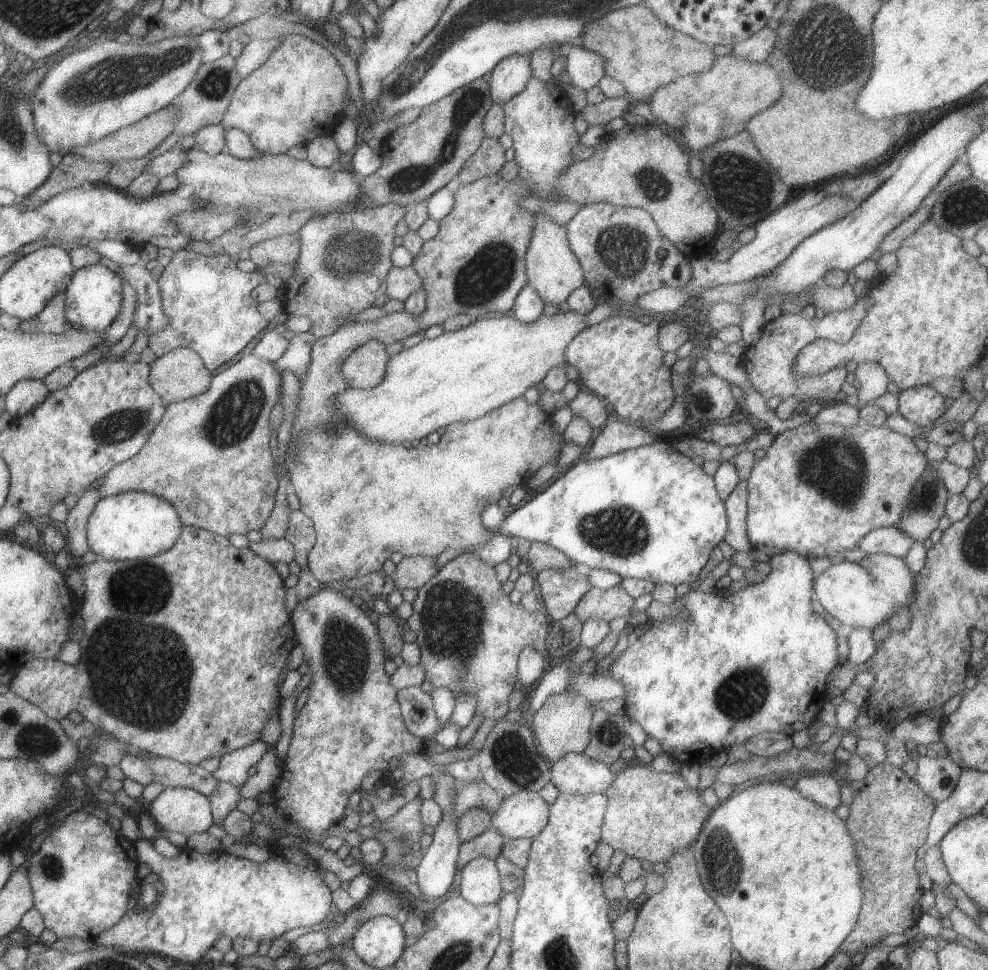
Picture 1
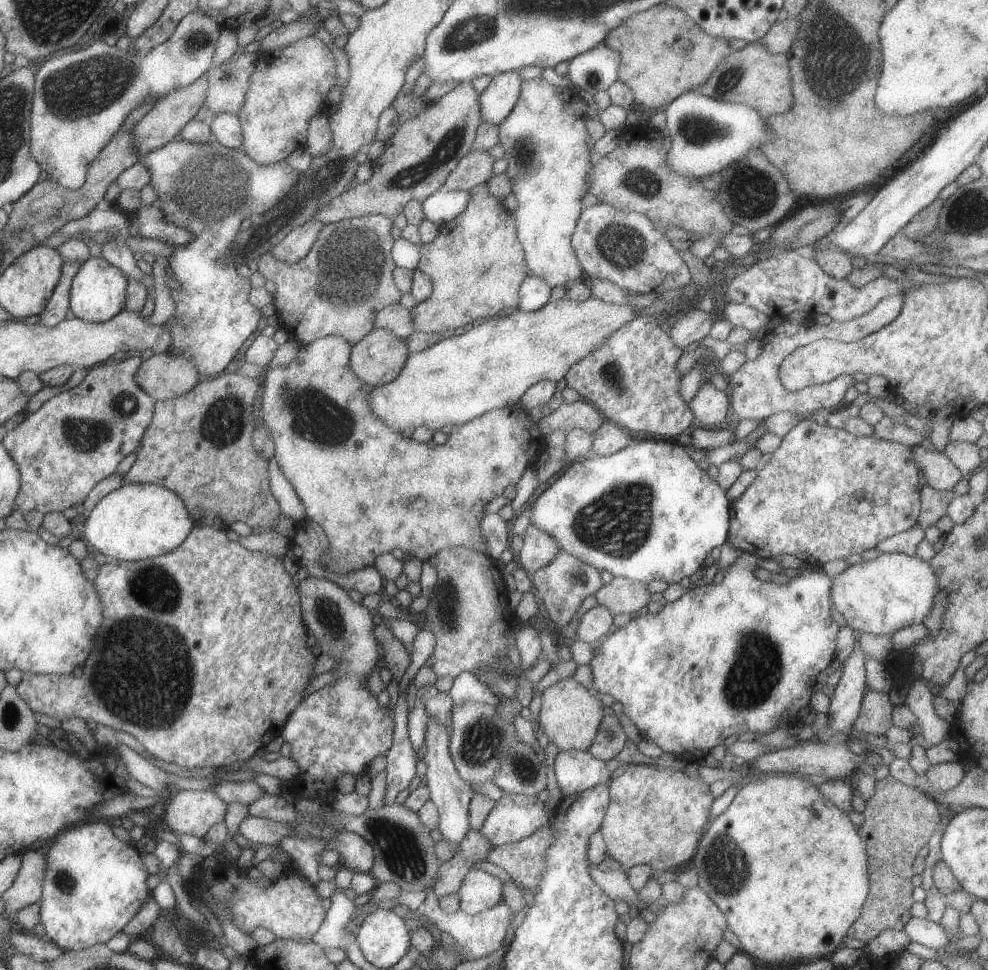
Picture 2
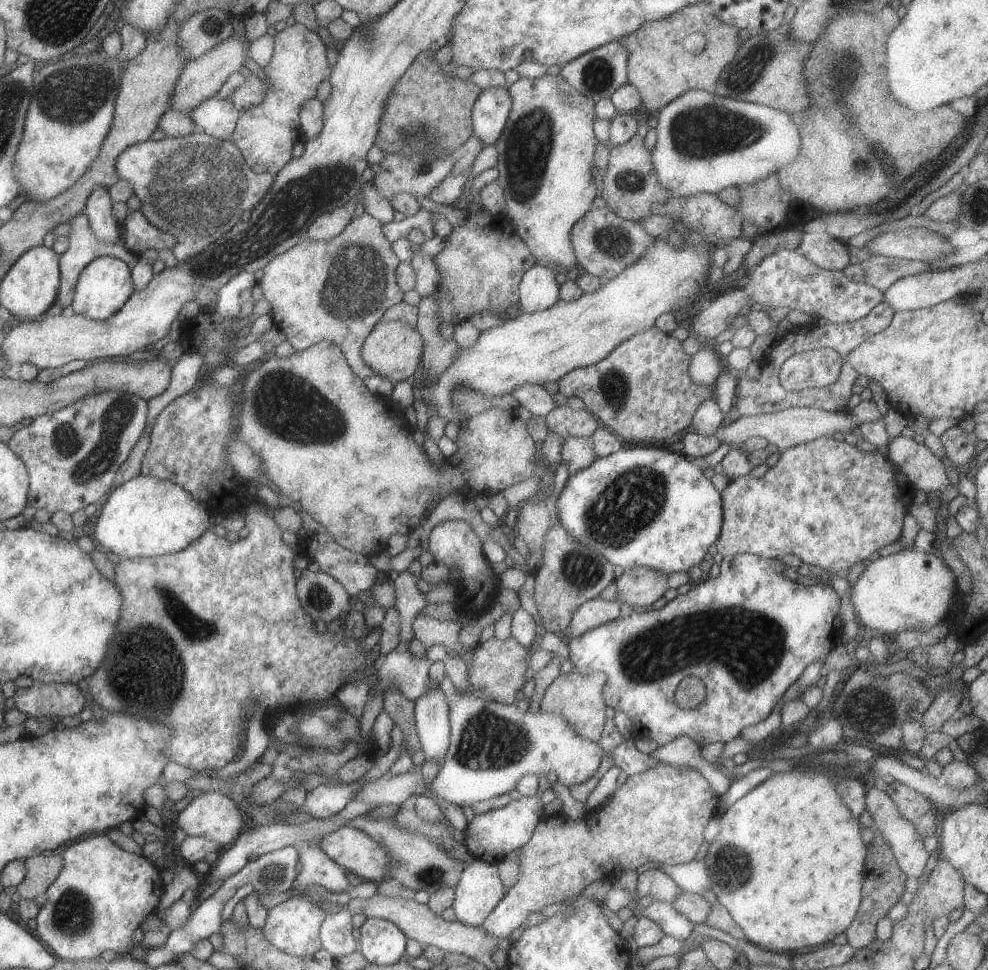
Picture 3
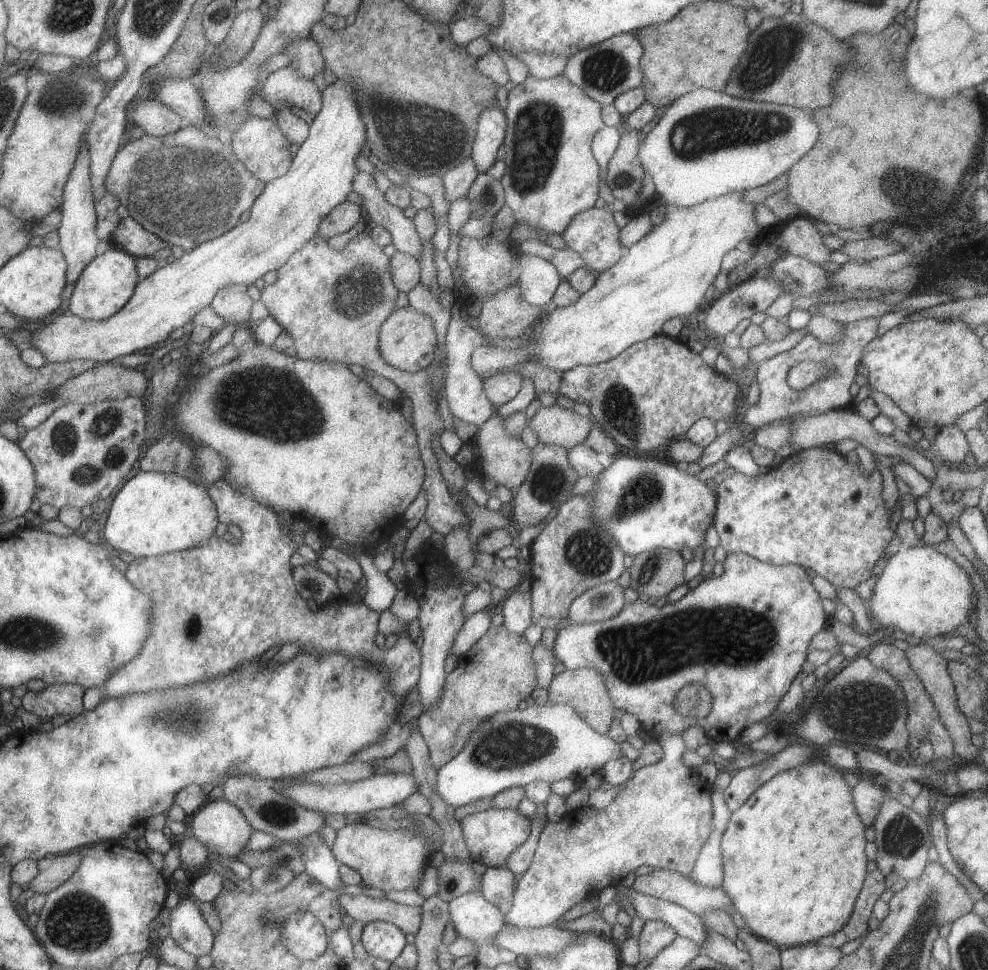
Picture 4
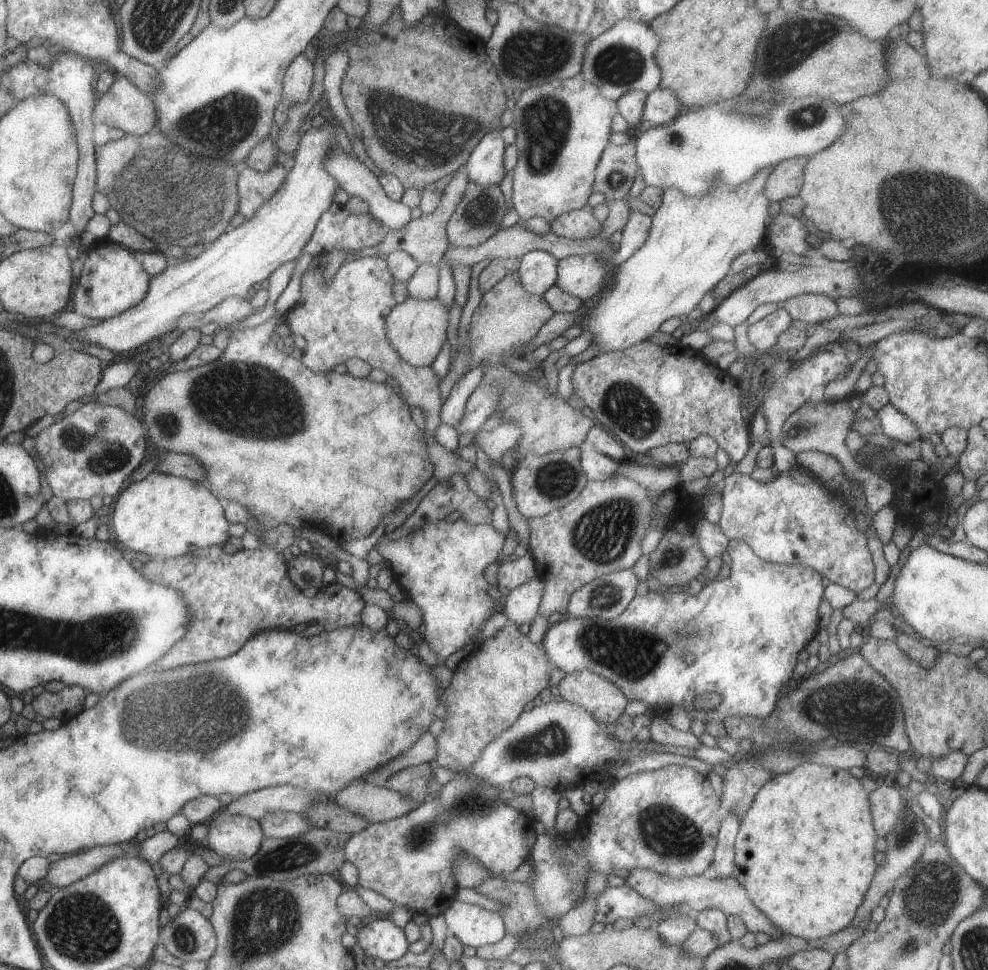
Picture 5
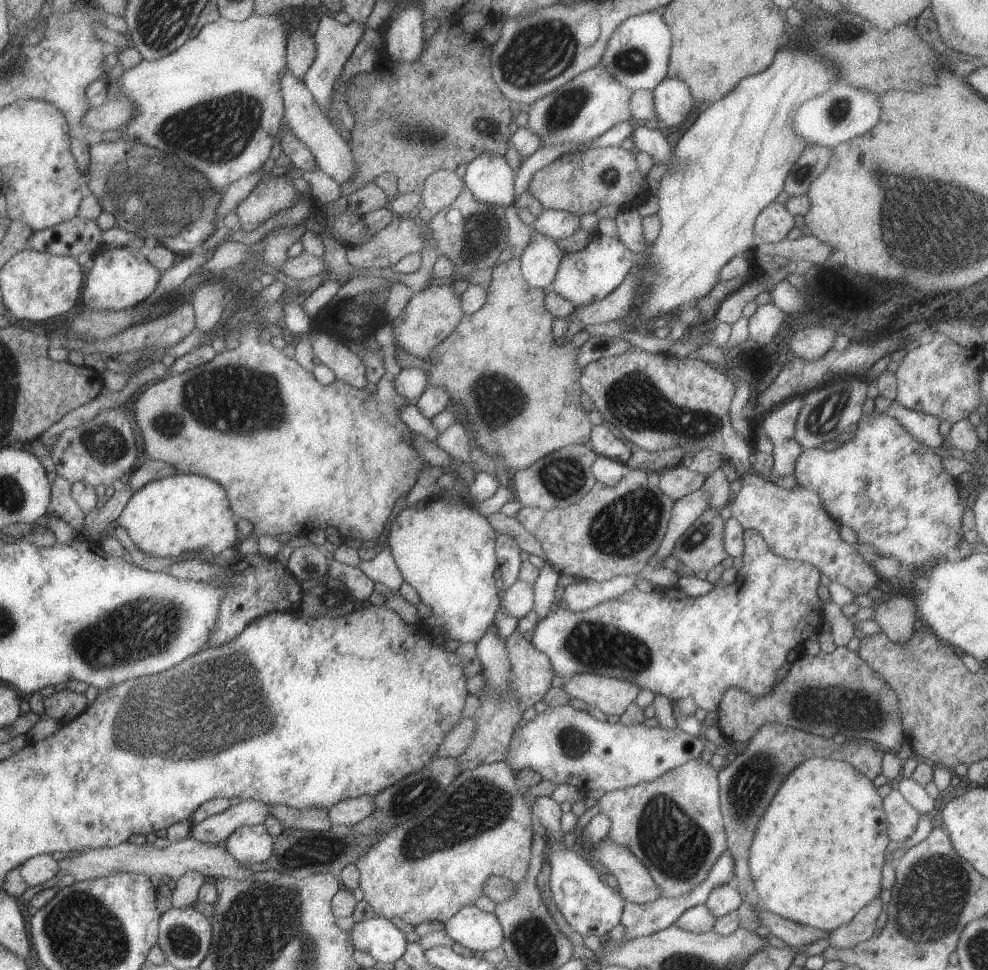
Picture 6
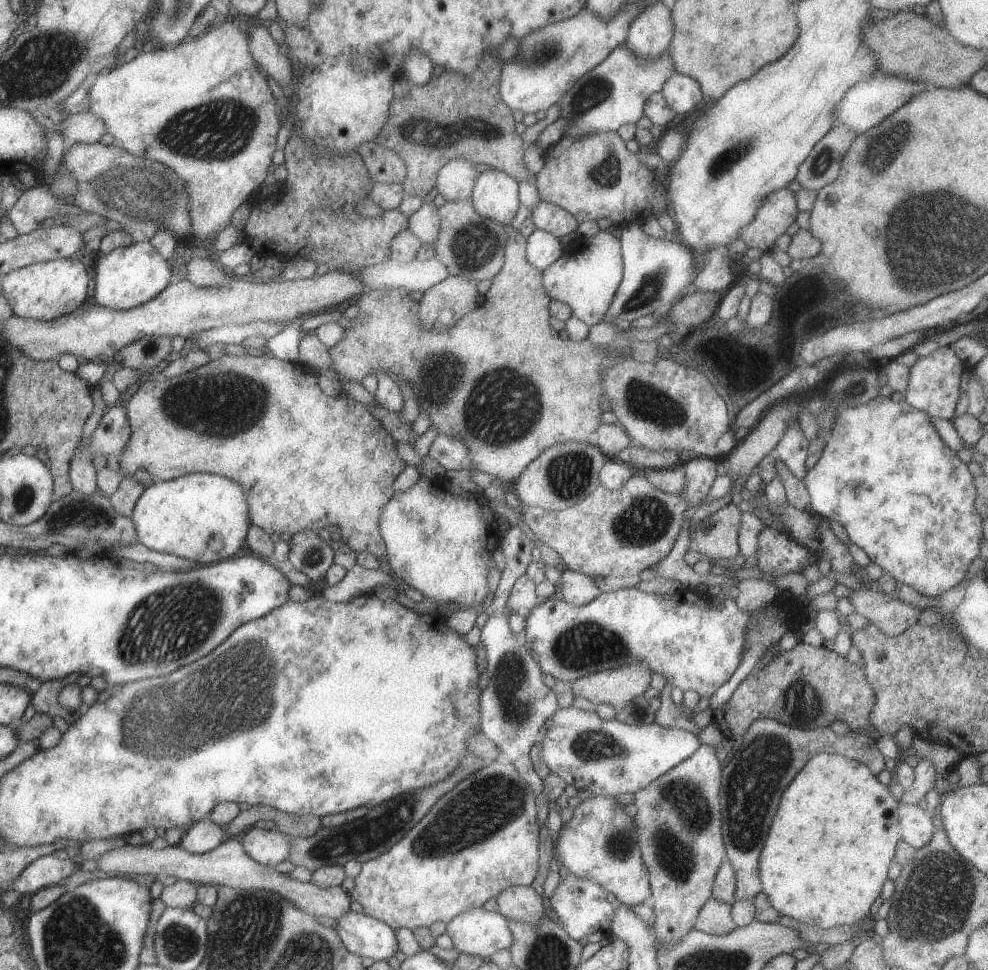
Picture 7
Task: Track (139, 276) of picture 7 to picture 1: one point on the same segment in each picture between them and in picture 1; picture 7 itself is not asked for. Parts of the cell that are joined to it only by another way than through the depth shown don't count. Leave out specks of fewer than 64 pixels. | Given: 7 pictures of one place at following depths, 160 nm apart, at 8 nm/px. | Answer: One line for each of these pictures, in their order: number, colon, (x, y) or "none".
1: (93, 295)
2: (98, 290)
3: (102, 286)
4: (105, 285)
5: (111, 280)
6: (120, 278)

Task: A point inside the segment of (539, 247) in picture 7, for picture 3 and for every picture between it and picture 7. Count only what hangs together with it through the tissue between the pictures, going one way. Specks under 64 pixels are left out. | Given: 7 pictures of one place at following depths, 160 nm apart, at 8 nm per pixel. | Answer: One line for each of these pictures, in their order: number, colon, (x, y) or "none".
3: (538, 289)
4: (538, 278)
5: (537, 270)
6: (539, 260)

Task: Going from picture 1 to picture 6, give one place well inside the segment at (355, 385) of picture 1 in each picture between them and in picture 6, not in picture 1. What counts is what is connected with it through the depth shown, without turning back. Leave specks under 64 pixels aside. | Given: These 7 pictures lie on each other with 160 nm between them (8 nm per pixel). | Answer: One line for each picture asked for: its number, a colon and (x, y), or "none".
2: (377, 358)
3: (393, 349)
4: (406, 340)
5: (415, 329)
6: (430, 315)

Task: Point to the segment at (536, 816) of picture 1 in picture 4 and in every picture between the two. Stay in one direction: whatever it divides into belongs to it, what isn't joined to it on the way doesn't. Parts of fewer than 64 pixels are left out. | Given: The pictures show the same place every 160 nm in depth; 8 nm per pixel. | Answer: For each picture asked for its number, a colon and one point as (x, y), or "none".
2: (513, 817)
3: (489, 836)
4: (491, 835)

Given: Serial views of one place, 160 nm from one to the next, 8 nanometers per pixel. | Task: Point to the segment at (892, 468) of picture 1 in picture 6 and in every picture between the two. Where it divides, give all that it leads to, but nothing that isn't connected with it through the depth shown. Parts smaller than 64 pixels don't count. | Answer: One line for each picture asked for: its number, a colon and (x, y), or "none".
2: (825, 494)
3: (828, 504)
4: (815, 510)
5: (792, 520)
6: (794, 525)

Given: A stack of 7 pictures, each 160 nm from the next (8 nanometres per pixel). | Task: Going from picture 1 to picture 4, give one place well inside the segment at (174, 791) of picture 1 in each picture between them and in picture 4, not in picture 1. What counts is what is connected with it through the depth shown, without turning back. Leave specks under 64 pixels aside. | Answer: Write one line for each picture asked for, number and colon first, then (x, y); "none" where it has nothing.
2: (193, 812)
3: (213, 816)
4: (219, 826)

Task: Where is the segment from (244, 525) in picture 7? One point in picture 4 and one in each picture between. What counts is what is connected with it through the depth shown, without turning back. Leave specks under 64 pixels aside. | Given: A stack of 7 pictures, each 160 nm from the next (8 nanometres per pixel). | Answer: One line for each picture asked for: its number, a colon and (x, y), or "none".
4: (153, 513)
5: (161, 515)
6: (182, 513)

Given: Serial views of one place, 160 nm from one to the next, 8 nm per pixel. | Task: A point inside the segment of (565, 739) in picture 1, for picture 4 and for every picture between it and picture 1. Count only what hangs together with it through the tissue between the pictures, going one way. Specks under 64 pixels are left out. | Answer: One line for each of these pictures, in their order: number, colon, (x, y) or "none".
2: (569, 716)
3: (579, 699)
4: (582, 688)

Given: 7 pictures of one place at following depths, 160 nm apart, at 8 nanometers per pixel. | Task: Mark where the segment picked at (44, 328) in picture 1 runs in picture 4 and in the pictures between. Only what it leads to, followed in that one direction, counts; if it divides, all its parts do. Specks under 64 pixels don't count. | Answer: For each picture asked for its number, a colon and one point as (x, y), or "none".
2: (54, 310)
3: (83, 246)
4: (77, 241)

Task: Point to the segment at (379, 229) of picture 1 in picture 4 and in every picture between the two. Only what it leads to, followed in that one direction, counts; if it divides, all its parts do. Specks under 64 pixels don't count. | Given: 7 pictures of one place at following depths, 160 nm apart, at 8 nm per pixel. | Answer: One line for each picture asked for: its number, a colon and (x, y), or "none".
2: (336, 289)
3: (337, 290)
4: (332, 304)

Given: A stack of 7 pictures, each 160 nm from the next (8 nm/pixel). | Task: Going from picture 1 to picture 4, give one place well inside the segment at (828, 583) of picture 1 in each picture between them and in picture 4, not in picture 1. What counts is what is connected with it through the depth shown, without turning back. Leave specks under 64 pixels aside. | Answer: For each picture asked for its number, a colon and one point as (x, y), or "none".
2: (881, 595)
3: (911, 589)
4: (920, 591)

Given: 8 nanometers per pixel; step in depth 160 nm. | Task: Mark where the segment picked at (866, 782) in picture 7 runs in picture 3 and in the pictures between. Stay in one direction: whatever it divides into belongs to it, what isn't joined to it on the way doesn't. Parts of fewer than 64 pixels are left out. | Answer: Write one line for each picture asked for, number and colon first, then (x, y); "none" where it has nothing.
3: (788, 863)
4: (793, 863)
5: (803, 853)
6: (815, 859)

